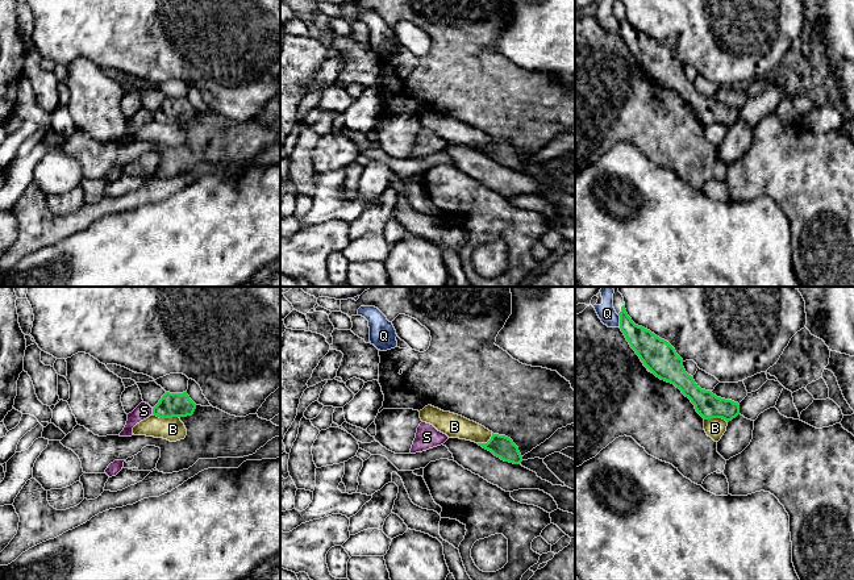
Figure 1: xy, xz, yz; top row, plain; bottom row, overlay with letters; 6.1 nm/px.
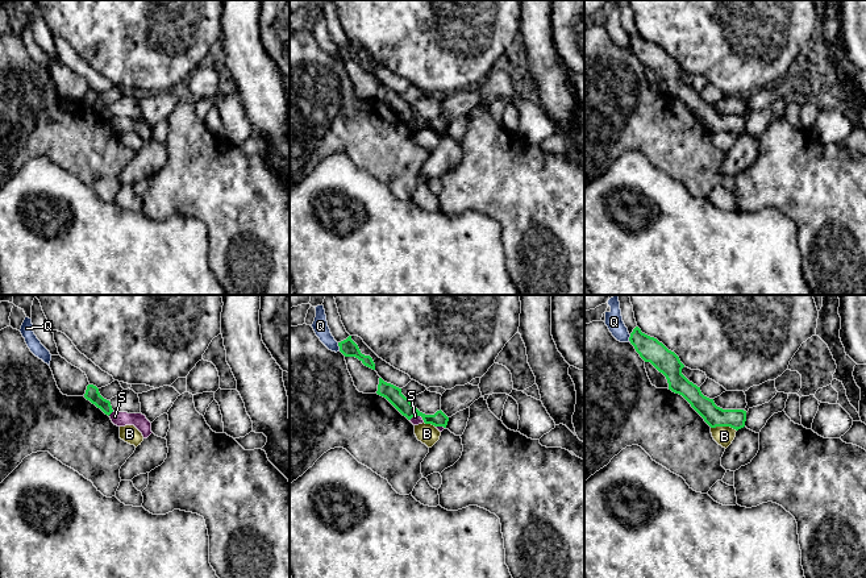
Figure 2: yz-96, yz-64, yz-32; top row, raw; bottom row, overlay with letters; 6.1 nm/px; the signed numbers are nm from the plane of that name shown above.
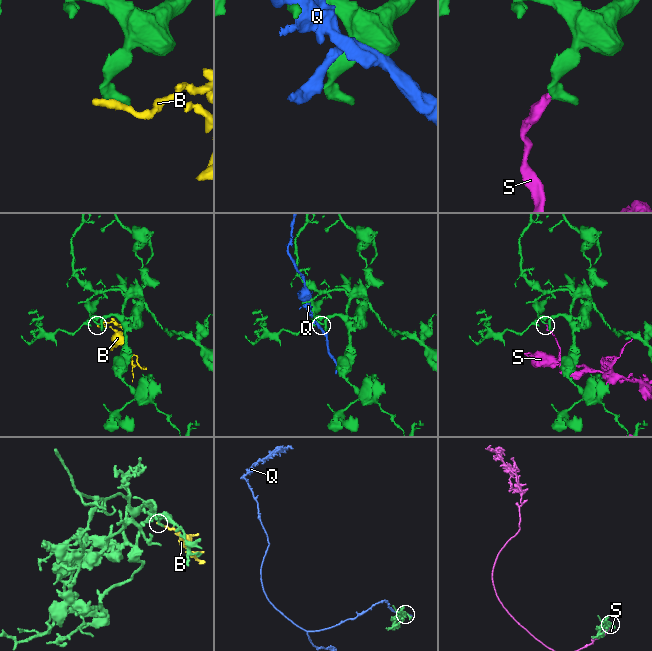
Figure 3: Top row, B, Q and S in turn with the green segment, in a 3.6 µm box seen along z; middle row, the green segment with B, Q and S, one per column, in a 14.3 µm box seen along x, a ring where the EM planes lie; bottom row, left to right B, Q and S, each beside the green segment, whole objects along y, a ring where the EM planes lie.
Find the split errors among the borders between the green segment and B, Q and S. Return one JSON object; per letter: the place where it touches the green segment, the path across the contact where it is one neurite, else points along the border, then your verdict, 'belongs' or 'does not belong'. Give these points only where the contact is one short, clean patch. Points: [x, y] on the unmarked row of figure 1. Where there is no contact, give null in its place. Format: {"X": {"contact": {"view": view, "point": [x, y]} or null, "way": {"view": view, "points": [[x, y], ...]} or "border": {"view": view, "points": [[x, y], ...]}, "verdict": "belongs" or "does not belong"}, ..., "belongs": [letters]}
{"B": {"contact": {"view": "xy", "point": [166, 122]}, "verdict": "does not belong"}, "Q": {"contact": {"view": "yz", "point": [620, 26]}, "verdict": "does not belong"}, "S": {"contact": {"view": "xy", "point": [153, 116]}, "border": {"view": "xy", "points": [[151, 113], [153, 119]]}, "verdict": "does not belong"}, "belongs": []}

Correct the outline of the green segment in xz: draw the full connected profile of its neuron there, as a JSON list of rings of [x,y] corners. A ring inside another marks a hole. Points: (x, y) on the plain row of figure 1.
[[[492,138],[492,142],[487,149],[478,150],[491,157],[495,162],[500,163],[504,167],[509,167],[513,170],[520,170],[522,167],[518,153],[513,149],[511,143],[505,141]]]

